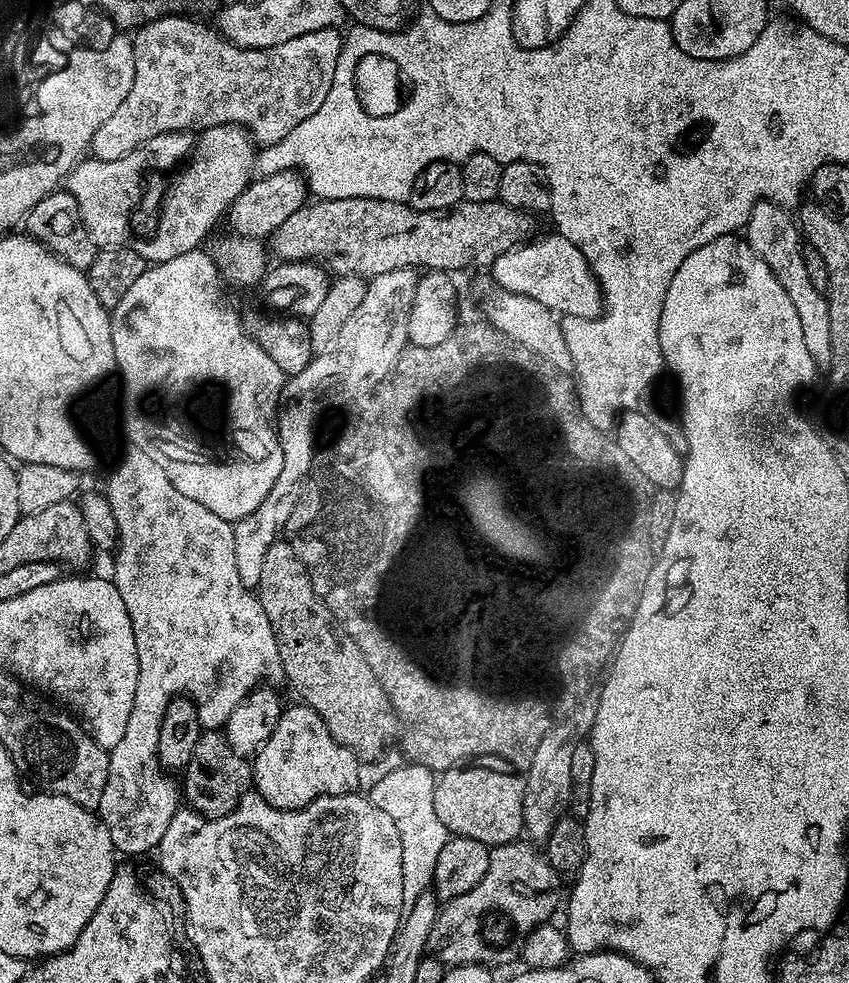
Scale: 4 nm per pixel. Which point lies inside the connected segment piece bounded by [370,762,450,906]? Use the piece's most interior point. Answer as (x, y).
(407, 794)

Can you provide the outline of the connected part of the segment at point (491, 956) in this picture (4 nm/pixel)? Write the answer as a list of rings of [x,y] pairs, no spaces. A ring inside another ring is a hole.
[[[524,840],[495,845],[488,856],[488,870],[474,887],[466,894],[445,901],[429,934],[429,953],[439,963],[449,960],[451,965],[467,963],[506,964],[517,960],[521,955],[524,940],[537,924],[547,923],[558,904],[553,891],[556,888],[558,873],[550,866],[547,857],[535,849],[535,845]]]

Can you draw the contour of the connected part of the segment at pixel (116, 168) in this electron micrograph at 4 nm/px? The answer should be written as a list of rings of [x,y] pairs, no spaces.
[[[188,130],[158,134],[157,137],[150,138],[143,147],[136,148],[117,161],[84,158],[68,173],[66,191],[78,202],[86,234],[90,234],[97,249],[125,247],[128,223],[132,220],[132,214],[137,211],[137,200],[140,198],[146,173],[152,169],[167,170],[166,168],[172,168],[176,163],[179,165],[193,151],[192,134]]]

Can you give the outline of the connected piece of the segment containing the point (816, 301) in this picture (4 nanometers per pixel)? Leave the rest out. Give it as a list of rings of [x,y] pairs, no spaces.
[[[759,200],[752,207],[751,216],[744,227],[744,239],[750,248],[770,266],[772,273],[789,287],[788,296],[794,302],[799,321],[802,322],[806,348],[817,365],[824,366],[830,362],[832,356],[827,300],[823,291],[820,288],[818,290],[810,281],[810,274],[801,254],[804,244],[799,234],[799,225],[789,211],[772,200]]]

